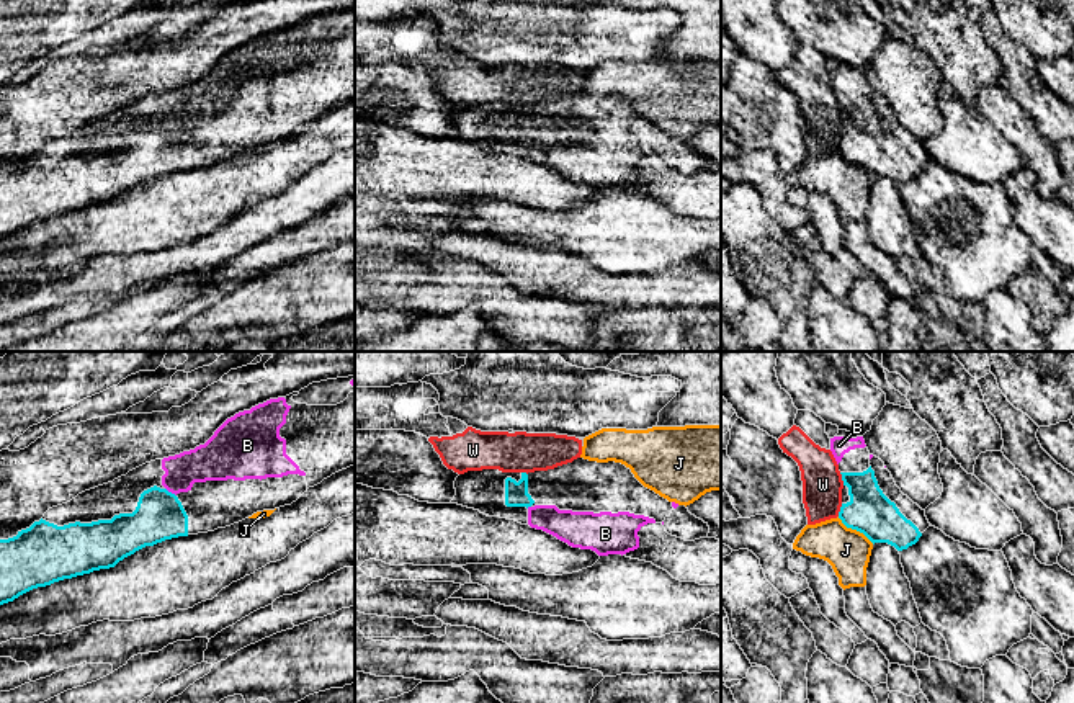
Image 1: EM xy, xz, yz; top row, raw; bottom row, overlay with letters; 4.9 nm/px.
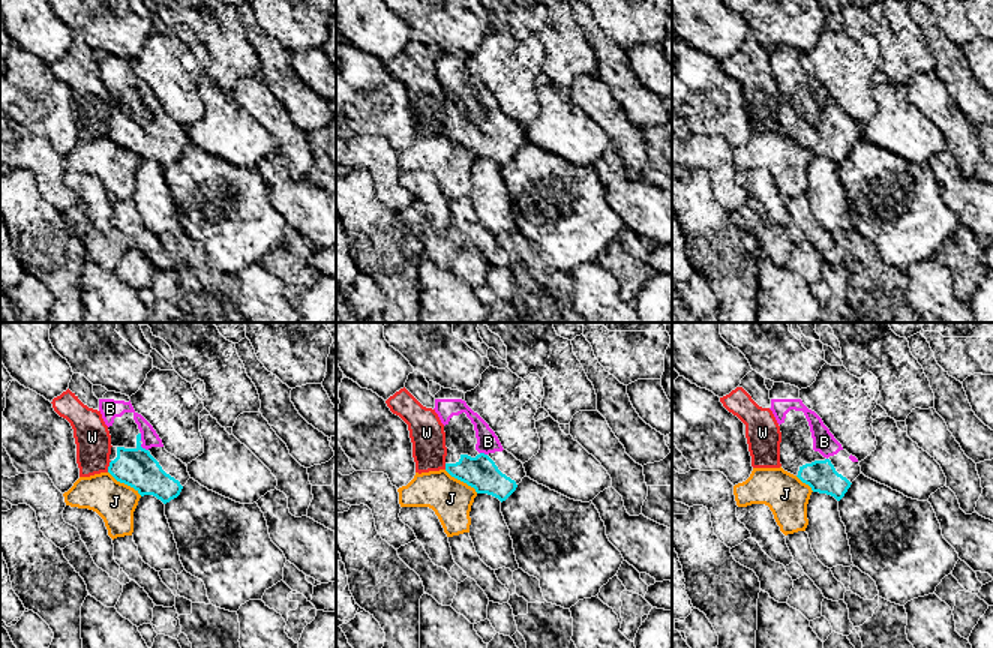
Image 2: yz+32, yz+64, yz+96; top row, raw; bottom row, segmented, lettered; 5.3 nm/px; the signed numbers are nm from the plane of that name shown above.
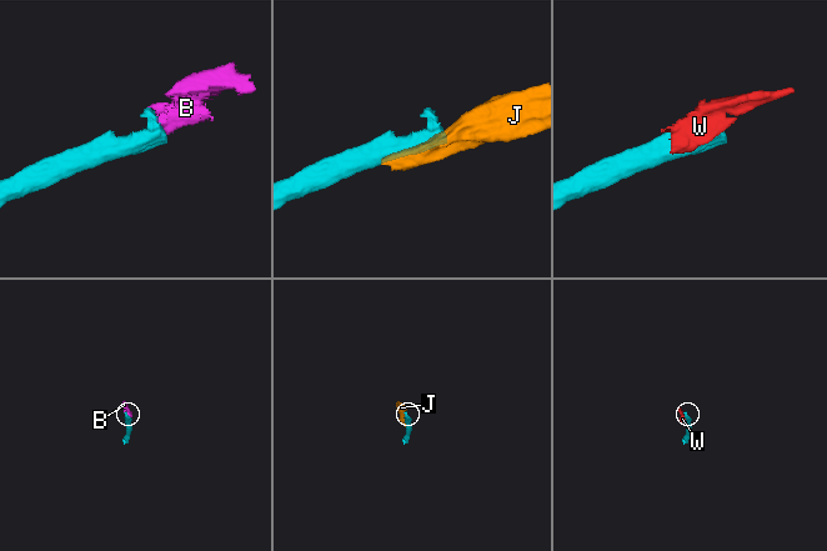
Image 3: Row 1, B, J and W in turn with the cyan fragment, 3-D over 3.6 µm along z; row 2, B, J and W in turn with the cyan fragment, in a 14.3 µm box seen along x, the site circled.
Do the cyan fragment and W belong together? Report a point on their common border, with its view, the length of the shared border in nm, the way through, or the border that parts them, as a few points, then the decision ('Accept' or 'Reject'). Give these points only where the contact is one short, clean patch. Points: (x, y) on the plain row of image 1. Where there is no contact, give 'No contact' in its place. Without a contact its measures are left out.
Touches cyan at yz (842, 113). Shared border 70 nm. Reject

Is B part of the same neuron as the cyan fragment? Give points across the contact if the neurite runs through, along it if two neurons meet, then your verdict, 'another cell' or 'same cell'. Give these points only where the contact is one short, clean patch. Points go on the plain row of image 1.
way xy (159, 149), (159, 143), (170, 126), (196, 98), (210, 95); same cell

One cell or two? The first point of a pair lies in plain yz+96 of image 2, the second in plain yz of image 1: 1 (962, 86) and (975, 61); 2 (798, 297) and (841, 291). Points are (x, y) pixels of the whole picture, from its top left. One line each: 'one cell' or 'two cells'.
1: two cells
2: two cells

